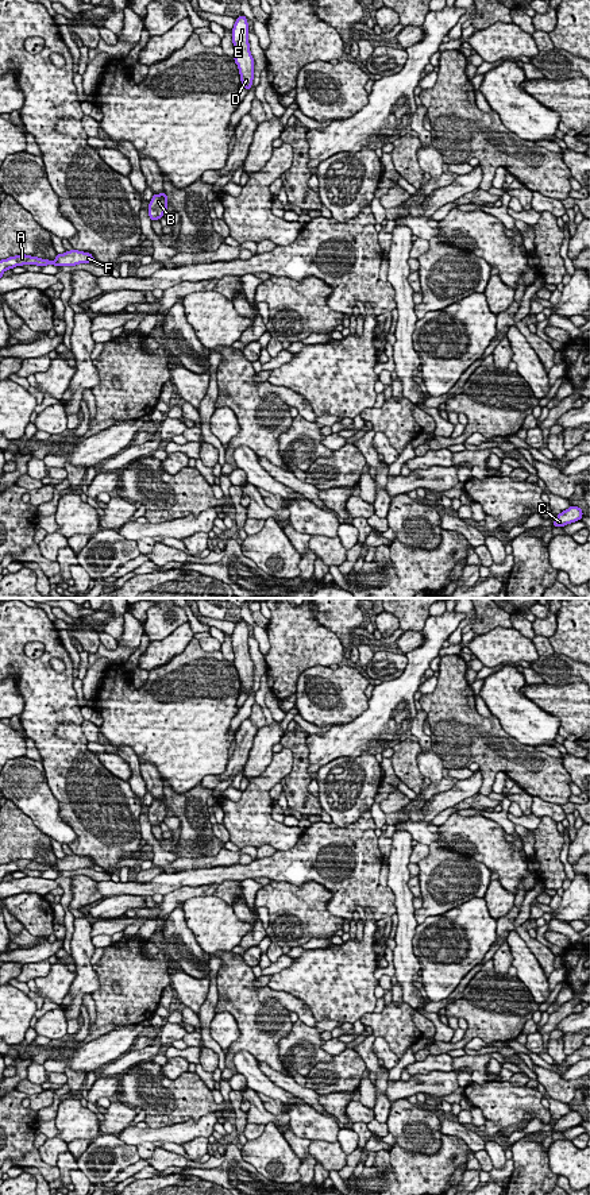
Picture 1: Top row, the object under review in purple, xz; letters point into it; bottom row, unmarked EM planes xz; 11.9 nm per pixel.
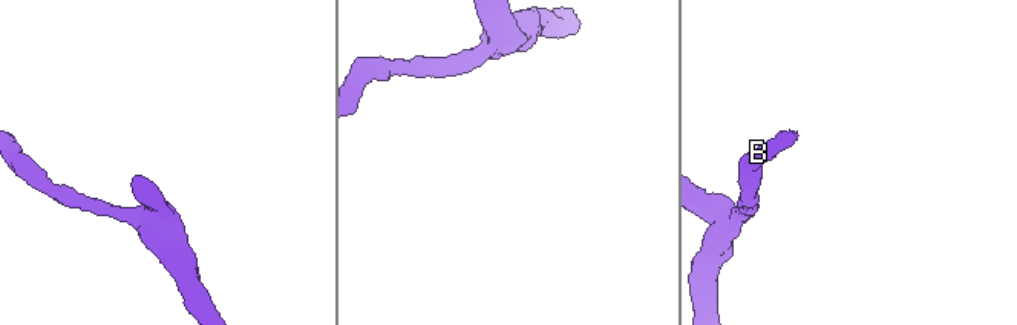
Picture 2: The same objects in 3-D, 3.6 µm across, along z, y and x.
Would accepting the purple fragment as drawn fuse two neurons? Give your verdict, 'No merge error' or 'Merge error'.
No merge error

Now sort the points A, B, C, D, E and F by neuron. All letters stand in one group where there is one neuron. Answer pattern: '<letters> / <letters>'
A B C D E F

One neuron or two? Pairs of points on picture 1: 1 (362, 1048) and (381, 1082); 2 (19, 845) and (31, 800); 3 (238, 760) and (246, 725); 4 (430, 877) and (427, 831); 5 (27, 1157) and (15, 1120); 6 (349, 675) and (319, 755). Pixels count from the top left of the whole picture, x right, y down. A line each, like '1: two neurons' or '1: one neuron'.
1: one neuron
2: two neurons
3: one neuron
4: one neuron
5: one neuron
6: two neurons

